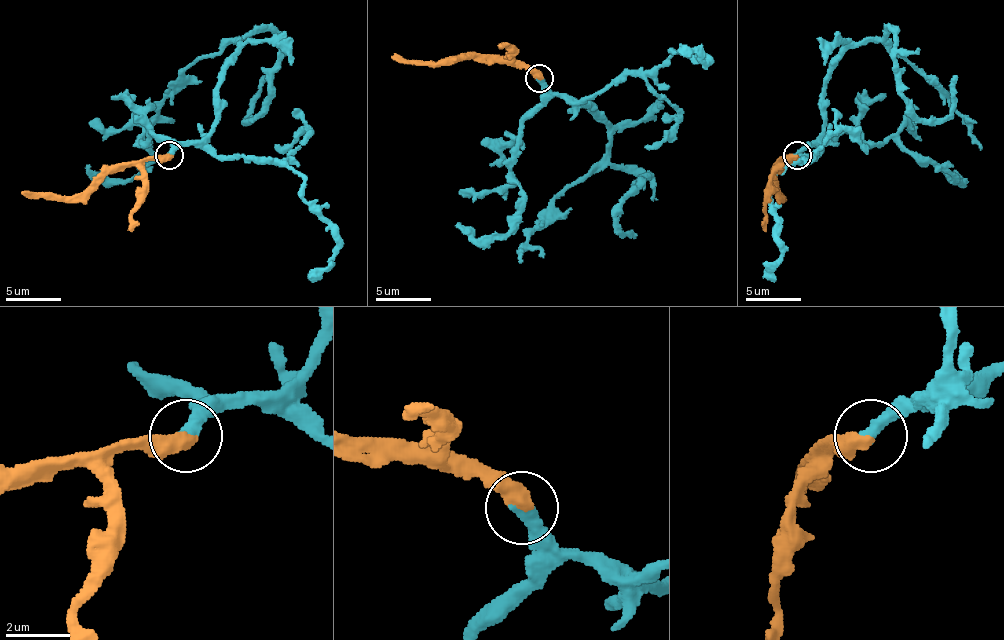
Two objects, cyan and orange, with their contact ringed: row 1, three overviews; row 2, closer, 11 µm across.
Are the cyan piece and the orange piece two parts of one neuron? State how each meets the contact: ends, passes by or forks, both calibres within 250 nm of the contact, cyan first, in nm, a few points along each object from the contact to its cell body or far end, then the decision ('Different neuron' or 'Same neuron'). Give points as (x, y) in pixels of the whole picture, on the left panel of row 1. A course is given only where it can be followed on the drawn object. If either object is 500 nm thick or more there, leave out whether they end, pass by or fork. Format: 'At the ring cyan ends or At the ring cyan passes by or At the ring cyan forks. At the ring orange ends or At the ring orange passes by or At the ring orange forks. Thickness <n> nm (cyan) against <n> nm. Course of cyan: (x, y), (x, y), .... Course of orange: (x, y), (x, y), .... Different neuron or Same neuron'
Thickness 440 nm (cyan) against 500 nm. Course of cyan: (169, 156), (208, 134), (219, 73), (263, 29), (279, 68), (246, 117), (266, 76). Course of orange: (169, 156), (123, 164), (79, 194), (26, 197), (21, 192). Same neuron

